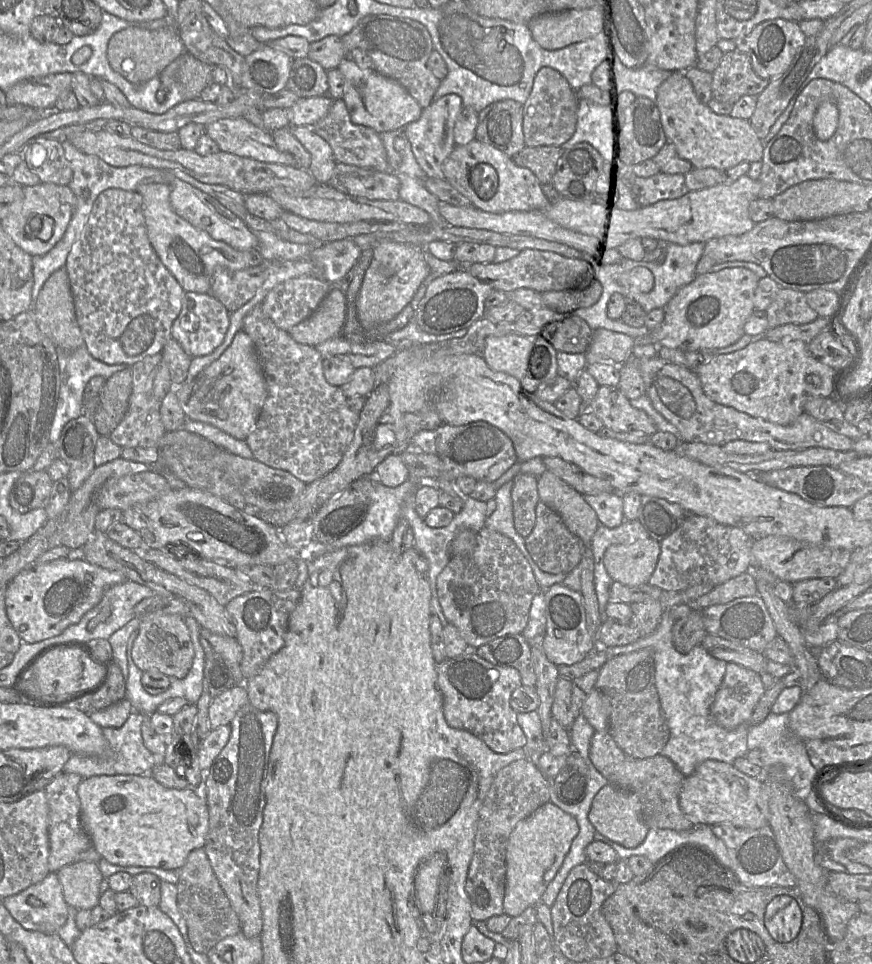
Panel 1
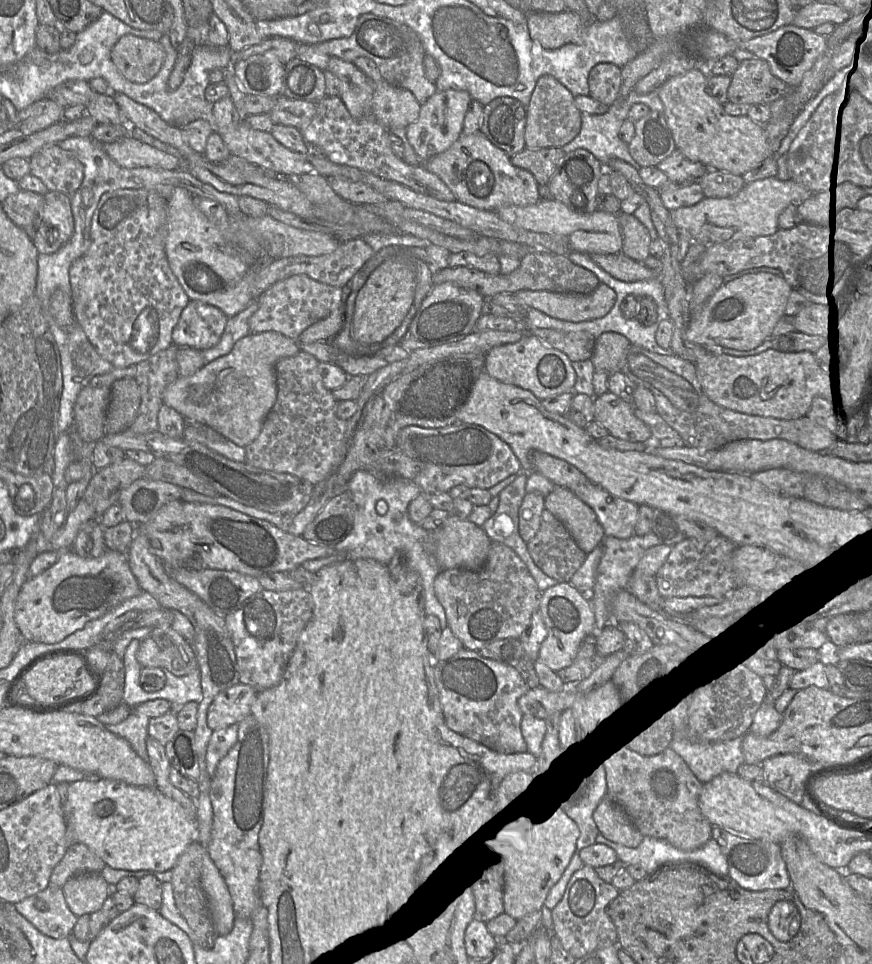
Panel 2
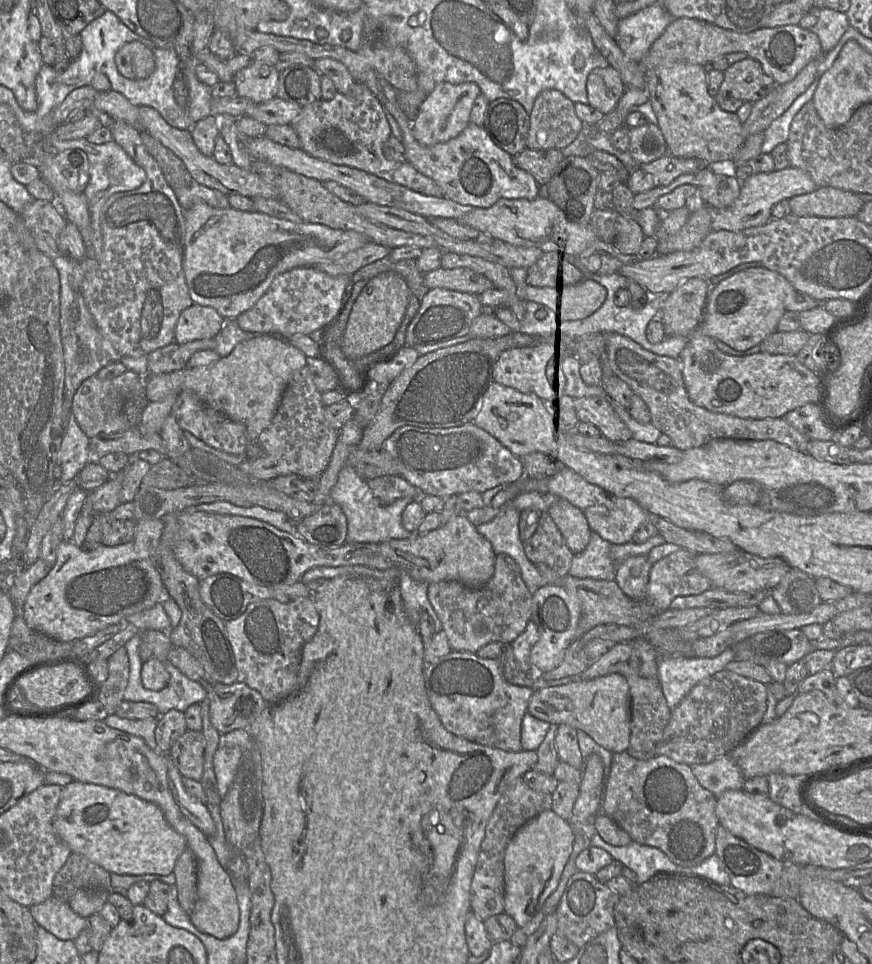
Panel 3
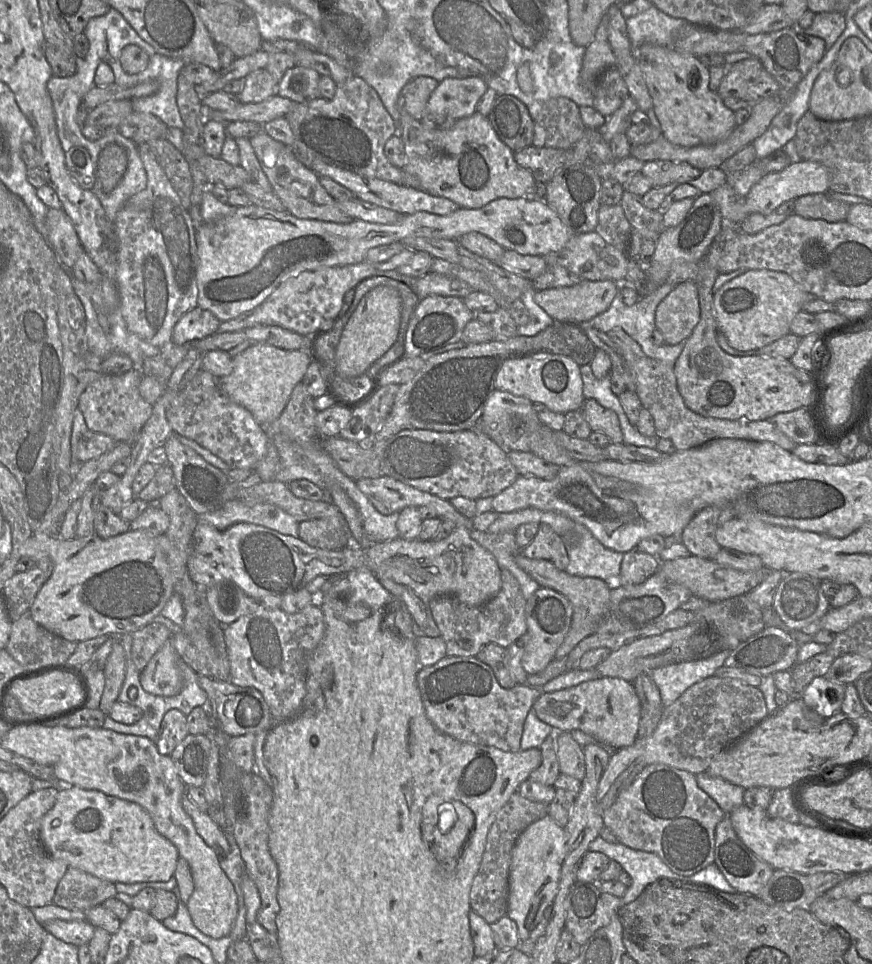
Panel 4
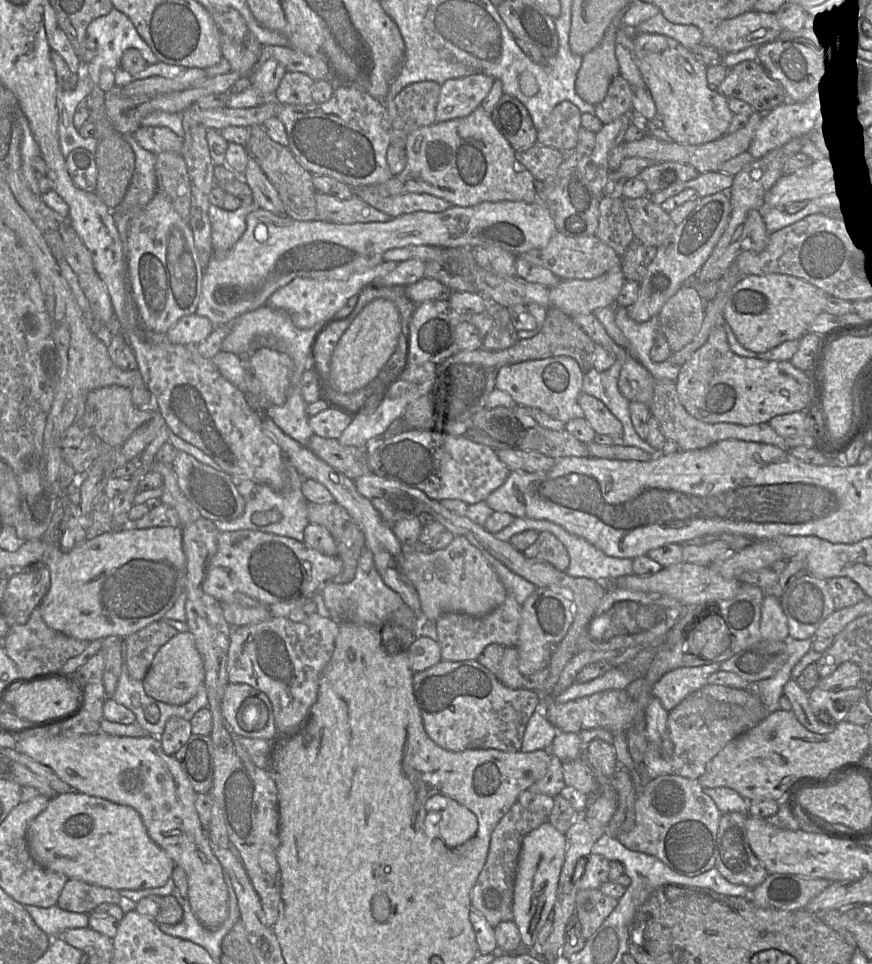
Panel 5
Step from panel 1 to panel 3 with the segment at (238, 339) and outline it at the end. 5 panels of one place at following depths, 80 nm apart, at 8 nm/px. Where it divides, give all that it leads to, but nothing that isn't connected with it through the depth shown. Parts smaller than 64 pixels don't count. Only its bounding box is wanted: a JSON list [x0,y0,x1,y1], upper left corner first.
[145,334,307,443]

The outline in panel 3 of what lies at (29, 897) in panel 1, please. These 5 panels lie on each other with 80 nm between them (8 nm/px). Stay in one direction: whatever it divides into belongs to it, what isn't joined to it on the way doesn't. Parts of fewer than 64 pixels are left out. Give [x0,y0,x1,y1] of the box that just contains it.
[28,896,87,941]

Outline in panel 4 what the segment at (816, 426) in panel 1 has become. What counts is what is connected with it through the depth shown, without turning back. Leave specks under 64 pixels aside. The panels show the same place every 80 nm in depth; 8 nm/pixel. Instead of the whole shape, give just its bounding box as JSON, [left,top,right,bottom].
[606,328,797,452]

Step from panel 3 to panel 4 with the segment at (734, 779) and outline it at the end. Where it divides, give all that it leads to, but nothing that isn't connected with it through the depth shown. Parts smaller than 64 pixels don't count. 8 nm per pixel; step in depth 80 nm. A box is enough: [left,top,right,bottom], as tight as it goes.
[696,772,744,814]

